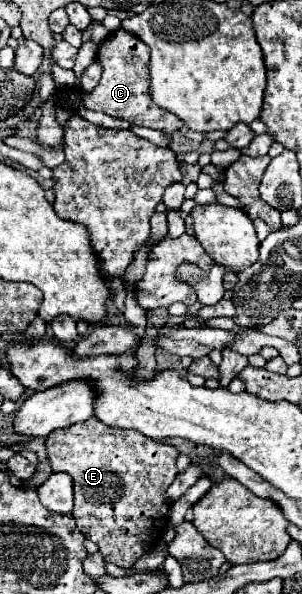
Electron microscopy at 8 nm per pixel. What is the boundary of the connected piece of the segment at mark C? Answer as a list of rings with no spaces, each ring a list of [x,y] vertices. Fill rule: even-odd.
[[[117,31],[115,35],[109,35],[109,39],[105,39],[101,43],[99,53],[97,53],[97,61],[103,67],[103,75],[101,75],[99,85],[91,93],[83,93],[79,89],[59,89],[55,93],[57,107],[63,107],[63,109],[69,109],[75,113],[77,107],[81,103],[85,103],[87,109],[101,111],[111,117],[121,117],[129,123],[157,129],[163,133],[173,133],[183,127],[183,123],[175,115],[157,107],[149,95],[149,71],[147,71],[149,47],[143,41],[139,41],[137,37],[133,37],[125,31]]]

